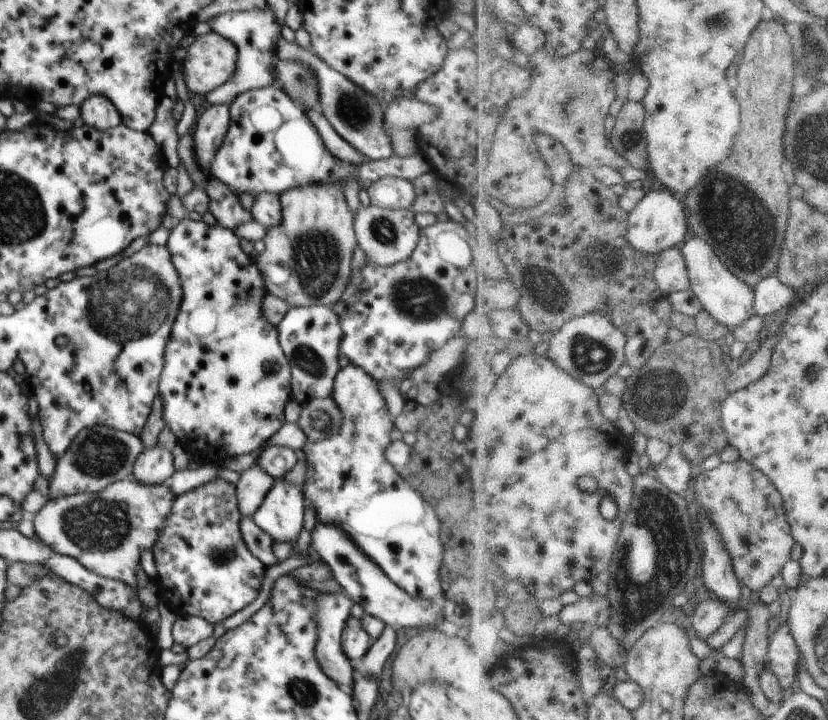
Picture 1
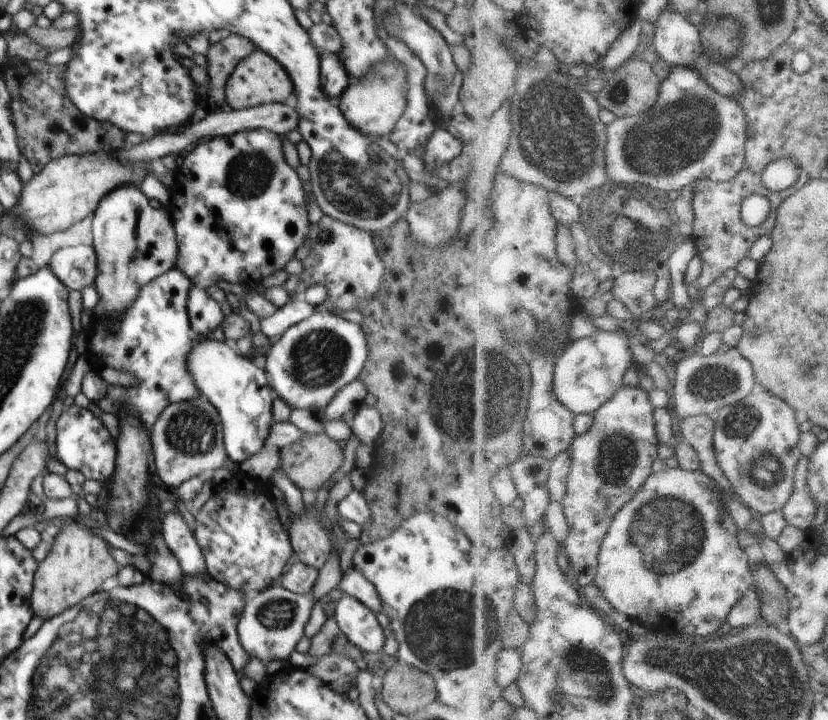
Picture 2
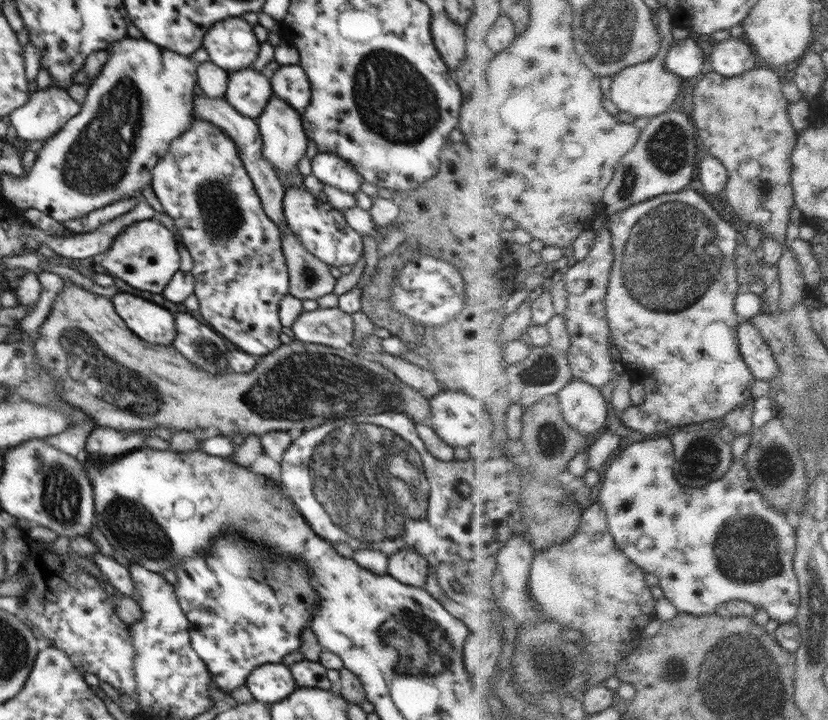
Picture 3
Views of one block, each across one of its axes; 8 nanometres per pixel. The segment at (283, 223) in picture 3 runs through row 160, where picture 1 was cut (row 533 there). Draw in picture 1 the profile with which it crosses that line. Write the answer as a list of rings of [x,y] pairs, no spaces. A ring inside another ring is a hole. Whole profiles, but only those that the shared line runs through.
[[[243,517],[240,521],[240,528],[248,550],[251,550],[251,553],[259,558],[266,568],[279,564],[280,561],[273,553],[275,540],[260,528],[252,517]]]

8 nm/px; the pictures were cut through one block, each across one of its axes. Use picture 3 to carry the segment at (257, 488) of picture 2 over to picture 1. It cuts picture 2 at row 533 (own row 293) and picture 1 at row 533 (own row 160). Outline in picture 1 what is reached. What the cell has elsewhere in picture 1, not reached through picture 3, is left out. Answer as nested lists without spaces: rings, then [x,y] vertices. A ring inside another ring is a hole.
[[[217,475],[208,483],[174,499],[151,550],[157,570],[156,582],[161,583],[166,592],[172,592],[174,603],[182,603],[182,615],[202,617],[214,625],[256,600],[267,568],[248,550],[241,535],[242,518],[237,505],[237,486]]]

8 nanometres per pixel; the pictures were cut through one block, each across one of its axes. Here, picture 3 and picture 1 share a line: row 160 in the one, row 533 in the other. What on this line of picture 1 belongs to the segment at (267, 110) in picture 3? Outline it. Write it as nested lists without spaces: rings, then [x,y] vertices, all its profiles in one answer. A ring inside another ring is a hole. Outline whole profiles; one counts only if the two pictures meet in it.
[[[276,479],[252,518],[275,542],[294,542],[304,528],[304,498],[300,486]]]

